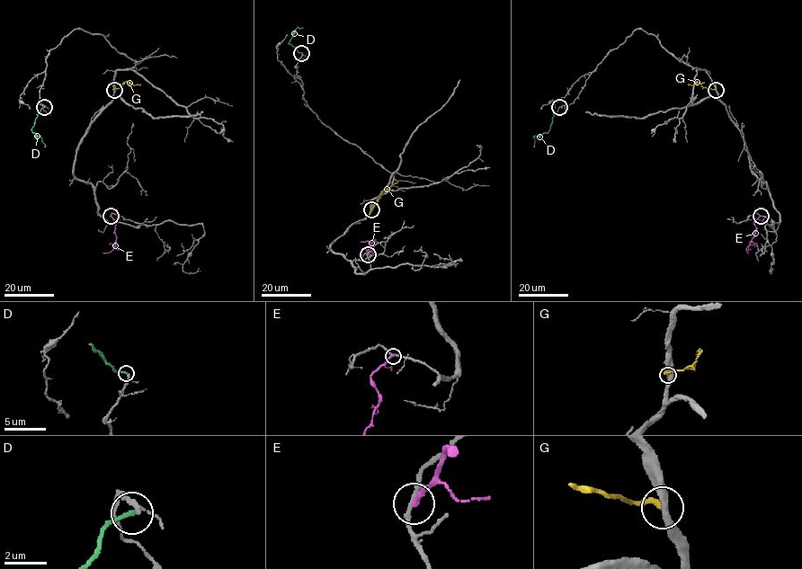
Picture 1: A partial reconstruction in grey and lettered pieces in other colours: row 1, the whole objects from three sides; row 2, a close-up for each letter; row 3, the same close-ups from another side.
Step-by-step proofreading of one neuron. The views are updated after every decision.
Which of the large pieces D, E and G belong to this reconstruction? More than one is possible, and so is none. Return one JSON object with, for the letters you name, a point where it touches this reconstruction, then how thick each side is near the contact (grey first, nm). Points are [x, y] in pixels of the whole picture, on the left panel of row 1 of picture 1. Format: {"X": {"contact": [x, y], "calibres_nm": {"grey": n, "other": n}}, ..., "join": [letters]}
{"D": {"contact": [44, 107], "calibres_nm": {"grey": 150, "other": 200}}, "join": ["D"]}

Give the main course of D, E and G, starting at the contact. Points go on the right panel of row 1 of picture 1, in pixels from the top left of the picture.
D: (559, 107), (549, 129), (533, 137), (533, 146)
E: (761, 216), (753, 223), (756, 230), (748, 253)
G: (716, 90), (702, 87), (697, 81), (693, 85), (688, 84)

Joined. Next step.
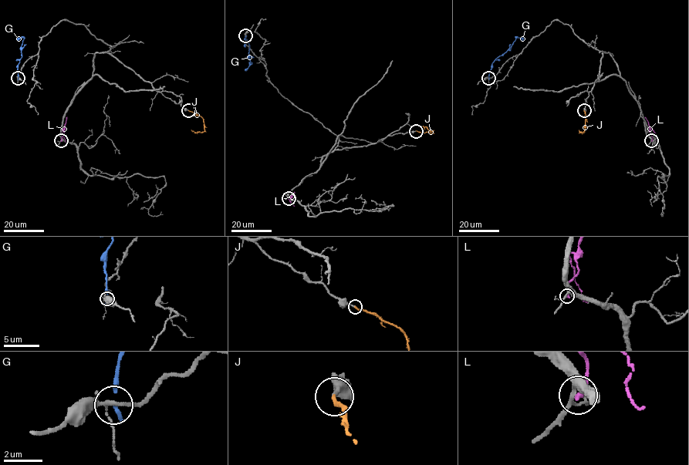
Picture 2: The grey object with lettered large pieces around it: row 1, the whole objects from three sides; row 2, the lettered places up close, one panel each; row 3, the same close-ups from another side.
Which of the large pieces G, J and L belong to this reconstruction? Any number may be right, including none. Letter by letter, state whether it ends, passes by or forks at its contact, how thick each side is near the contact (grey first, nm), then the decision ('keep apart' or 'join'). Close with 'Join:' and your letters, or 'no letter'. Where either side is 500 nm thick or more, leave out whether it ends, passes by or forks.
G: it ends | 160/220 nm | keep apart
J: it ends | 160/200 nm | join
L: it ends | 220/240 nm | keep apart
Join: J

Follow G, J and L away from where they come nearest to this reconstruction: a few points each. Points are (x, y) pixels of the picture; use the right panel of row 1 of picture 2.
G: (488, 78), (491, 63), (502, 55), (515, 38), (523, 39)
J: (584, 110), (584, 130), (579, 133), (579, 130)
L: (651, 140), (650, 129), (659, 143)

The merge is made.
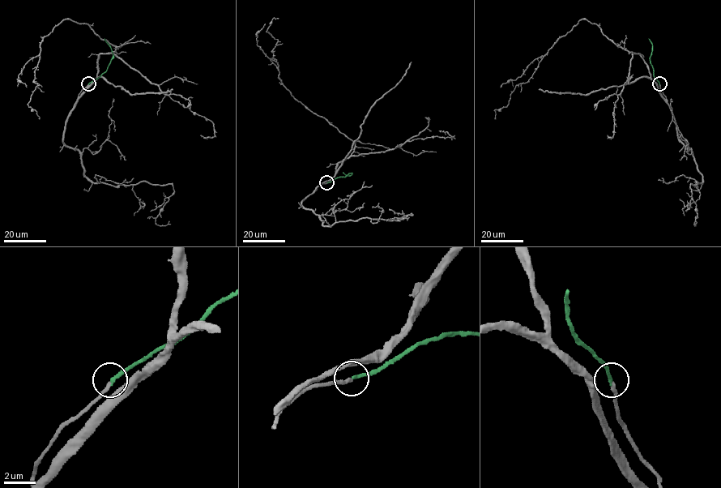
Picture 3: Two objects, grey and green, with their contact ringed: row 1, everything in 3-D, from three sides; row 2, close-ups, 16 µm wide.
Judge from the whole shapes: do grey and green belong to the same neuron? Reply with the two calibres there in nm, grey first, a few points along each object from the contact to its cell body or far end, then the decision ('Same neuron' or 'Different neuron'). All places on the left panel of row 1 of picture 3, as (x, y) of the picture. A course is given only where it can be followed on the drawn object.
Thickness 200 nm (grey) against 240 nm. Course of grey: (88, 84), (77, 99), (96, 79), (98, 56), (116, 47), (63, 19), (40, 44), (27, 104), (39, 118). Course of green: (88, 83), (106, 70), (113, 55), (110, 46), (104, 39). Same neuron

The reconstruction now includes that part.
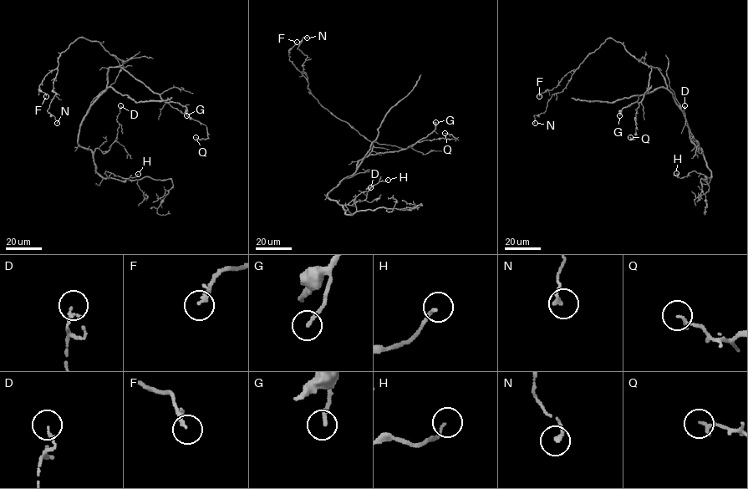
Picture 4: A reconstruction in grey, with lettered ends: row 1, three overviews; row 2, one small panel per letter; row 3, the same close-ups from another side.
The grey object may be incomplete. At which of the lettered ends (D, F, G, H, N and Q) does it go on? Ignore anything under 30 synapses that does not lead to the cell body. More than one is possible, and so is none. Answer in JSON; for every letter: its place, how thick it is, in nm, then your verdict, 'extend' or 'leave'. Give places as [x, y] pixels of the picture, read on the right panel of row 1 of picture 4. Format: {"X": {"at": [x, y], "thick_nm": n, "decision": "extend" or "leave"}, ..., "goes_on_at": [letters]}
{"D": {"at": [684, 105], "thick_nm": 140, "decision": "leave"}, "F": {"at": [539, 96], "thick_nm": 160, "decision": "leave"}, "G": {"at": [619, 115], "thick_nm": 180, "decision": "leave"}, "H": {"at": [676, 173], "thick_nm": 130, "decision": "leave"}, "N": {"at": [535, 123], "thick_nm": 200, "decision": "leave"}, "Q": {"at": [630, 137], "thick_nm": 150, "decision": "leave"}, "goes_on_at": []}

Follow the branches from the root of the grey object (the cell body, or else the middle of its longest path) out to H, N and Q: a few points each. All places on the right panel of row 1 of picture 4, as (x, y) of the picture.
H: (669, 89), (683, 113), (690, 140), (702, 150), (710, 177), (694, 170), (683, 178), (676, 173)
N: (669, 89), (657, 68), (608, 38), (563, 90), (552, 94), (535, 123)
Q: (669, 89), (659, 69), (653, 68), (647, 90), (637, 109), (635, 136), (631, 139), (630, 137)

